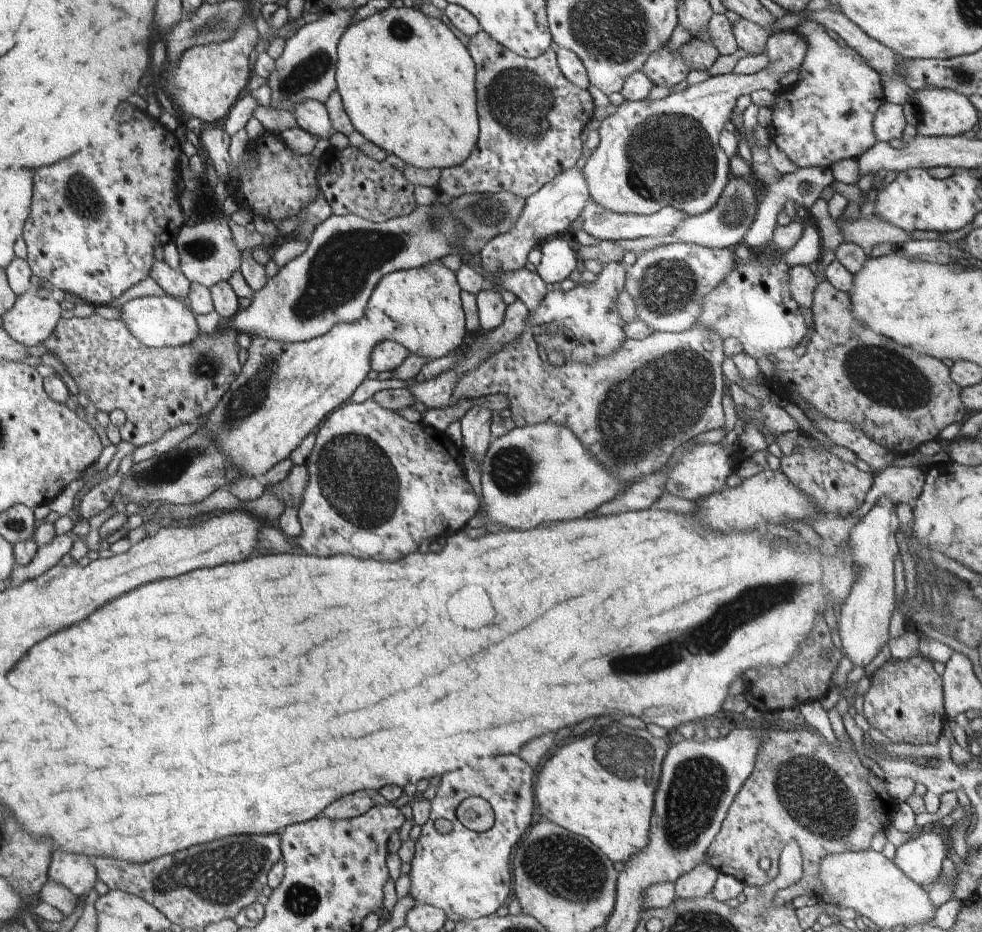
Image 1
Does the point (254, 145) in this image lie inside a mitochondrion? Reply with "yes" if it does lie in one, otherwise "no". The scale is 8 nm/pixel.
no

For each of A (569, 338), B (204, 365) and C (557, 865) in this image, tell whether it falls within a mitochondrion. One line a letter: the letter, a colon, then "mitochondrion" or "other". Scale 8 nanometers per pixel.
A: other
B: mitochondrion
C: mitochondrion

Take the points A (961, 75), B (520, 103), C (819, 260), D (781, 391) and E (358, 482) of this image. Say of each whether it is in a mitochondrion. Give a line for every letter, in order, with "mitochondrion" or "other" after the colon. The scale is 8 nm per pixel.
A: mitochondrion
B: mitochondrion
C: other
D: other
E: mitochondrion

